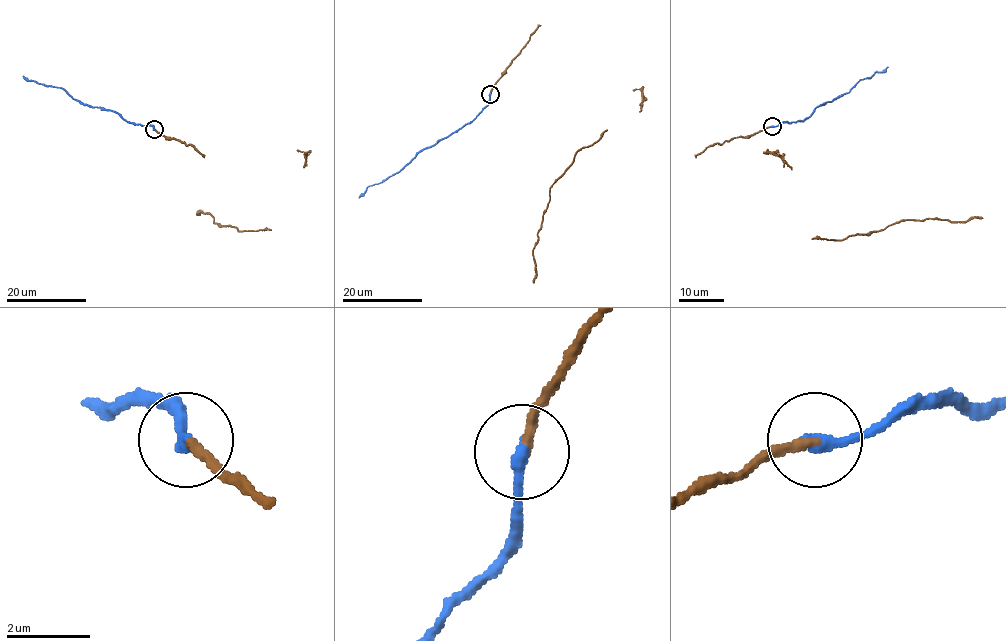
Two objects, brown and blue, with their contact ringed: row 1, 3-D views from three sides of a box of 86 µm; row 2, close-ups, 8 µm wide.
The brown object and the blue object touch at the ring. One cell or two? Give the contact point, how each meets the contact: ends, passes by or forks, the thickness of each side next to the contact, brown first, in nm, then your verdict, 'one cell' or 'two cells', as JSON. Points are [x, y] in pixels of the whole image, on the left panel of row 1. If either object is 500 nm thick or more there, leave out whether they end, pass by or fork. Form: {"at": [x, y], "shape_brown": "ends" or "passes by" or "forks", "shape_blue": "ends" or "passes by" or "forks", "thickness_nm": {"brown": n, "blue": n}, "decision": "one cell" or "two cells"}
{"at": [154, 129], "shape_brown": "ends", "shape_blue": "ends", "thickness_nm": {"brown": 240, "blue": 320}, "decision": "one cell"}

